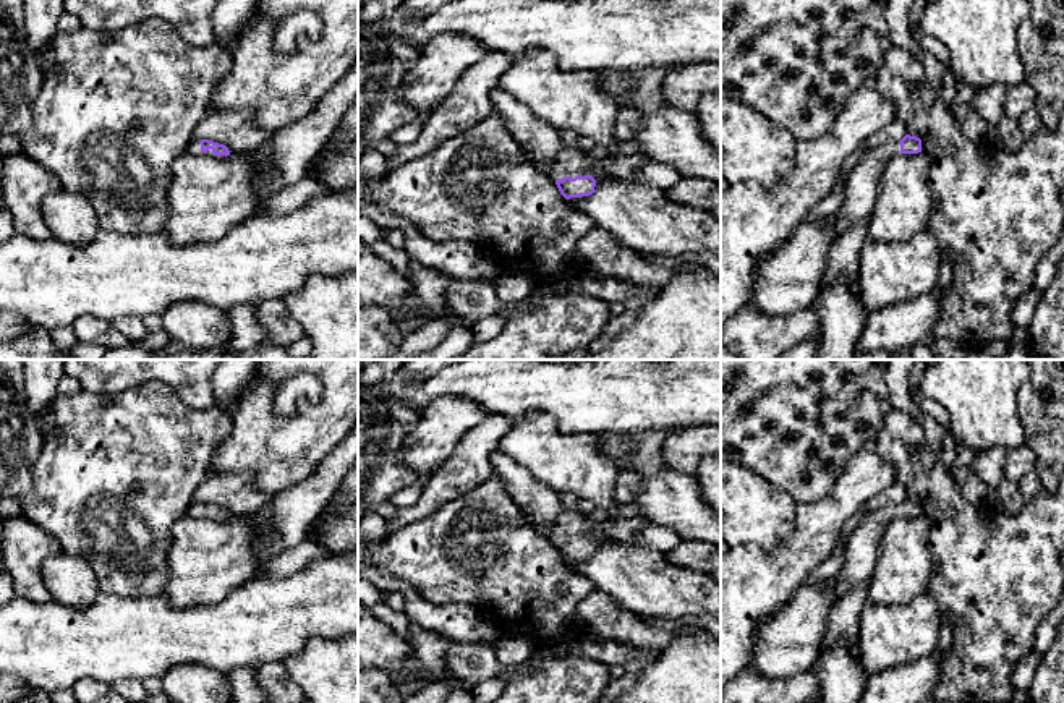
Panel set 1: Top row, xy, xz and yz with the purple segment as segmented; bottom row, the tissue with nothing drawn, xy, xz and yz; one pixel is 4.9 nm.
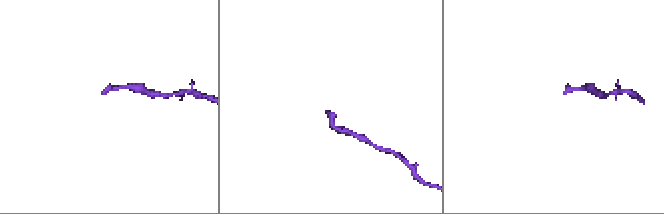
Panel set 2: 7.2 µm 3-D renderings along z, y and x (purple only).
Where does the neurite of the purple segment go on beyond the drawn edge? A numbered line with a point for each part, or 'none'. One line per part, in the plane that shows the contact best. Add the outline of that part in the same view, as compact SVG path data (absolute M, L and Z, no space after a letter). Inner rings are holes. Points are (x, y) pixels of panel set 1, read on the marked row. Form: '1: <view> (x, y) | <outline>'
1: xy (195, 148) | M191 141L191 144L188 146L188 152L191 152L191 154L206 154L209 157L225 157L225 156L215 156L212 152L212 149L209 149L207 152L202 152L199 141Z

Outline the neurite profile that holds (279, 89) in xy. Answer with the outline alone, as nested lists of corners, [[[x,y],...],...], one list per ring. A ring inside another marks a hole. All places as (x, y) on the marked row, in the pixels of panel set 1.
[[[259,0],[256,16],[236,39],[232,57],[230,71],[212,91],[212,113],[251,110],[256,126],[272,133],[283,130],[309,115],[358,58],[358,0]],[[300,10],[313,11],[322,19],[322,34],[316,40],[303,39],[293,53],[277,53],[274,45],[277,24]]]

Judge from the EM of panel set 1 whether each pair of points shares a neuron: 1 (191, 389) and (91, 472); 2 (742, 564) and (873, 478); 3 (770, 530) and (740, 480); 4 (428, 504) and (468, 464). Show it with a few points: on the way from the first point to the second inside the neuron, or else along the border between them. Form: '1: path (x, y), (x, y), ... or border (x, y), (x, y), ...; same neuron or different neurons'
1: border (146, 383), (165, 383), (191, 407), (212, 405); different neurons
2: path (774, 564), (781, 564), (841, 504); same neuron
3: path (763, 517), (740, 493); same neuron
4: path (438, 494), (459, 473); same neuron

